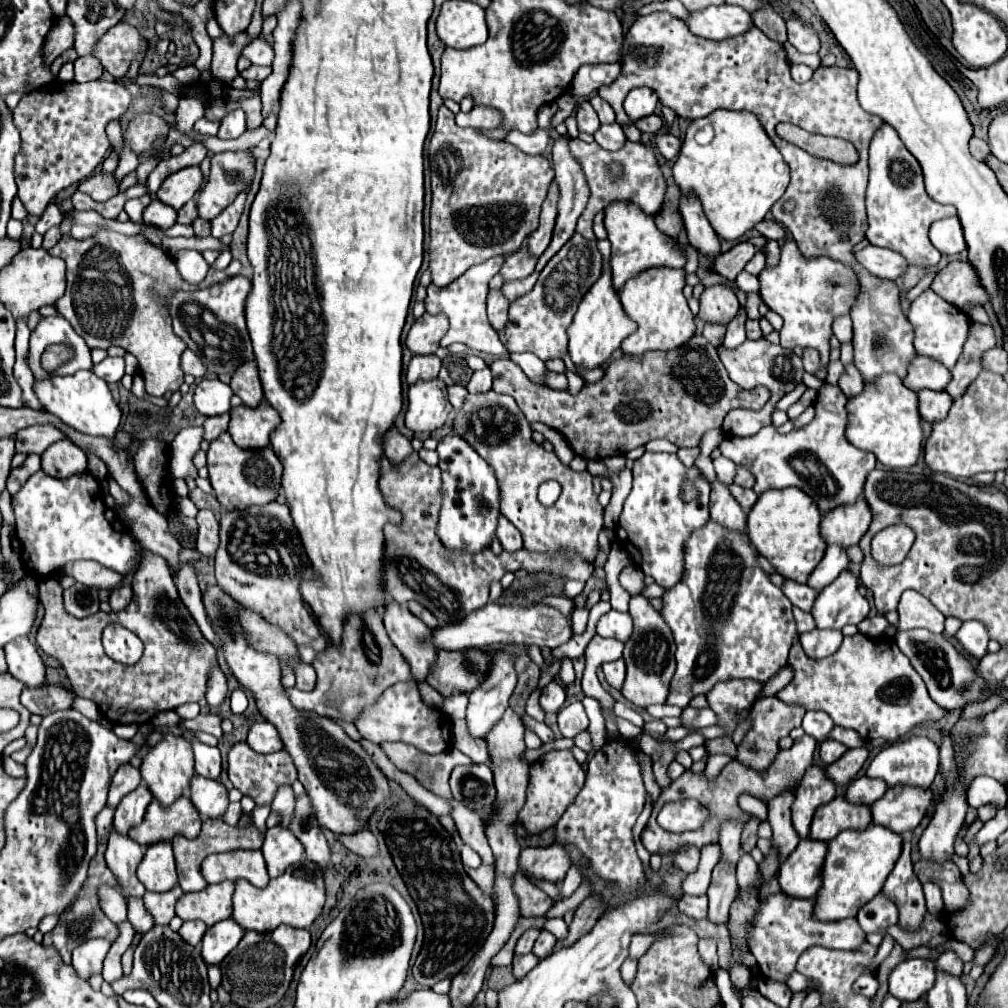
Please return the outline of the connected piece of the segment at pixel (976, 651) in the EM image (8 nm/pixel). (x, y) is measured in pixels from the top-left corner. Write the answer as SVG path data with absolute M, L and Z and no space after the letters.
M966 621L966 623L962 623L960 631L956 633L956 639L974 659L980 659L986 655L990 637L988 637L988 629L982 621Z

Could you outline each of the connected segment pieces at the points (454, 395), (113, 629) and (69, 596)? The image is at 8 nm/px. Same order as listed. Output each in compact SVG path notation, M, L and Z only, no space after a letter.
M460 385L448 387L448 397L450 397L450 403L452 403L452 407L454 407L452 417L454 417L454 413L460 411L460 405L464 405L464 395L468 395L468 391L466 391L464 387L460 387Z
M108 625L104 629L102 641L106 655L118 663L132 665L142 657L142 641L122 625Z
M76 583L74 587L64 591L64 609L78 619L90 617L98 611L98 589Z

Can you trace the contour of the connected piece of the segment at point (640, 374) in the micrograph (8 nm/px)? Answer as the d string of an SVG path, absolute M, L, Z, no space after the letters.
M694 335L688 343L676 347L676 349L668 349L668 351L648 351L648 353L644 353L642 357L626 357L626 355L620 355L620 357L616 357L614 361L608 363L608 367L606 367L606 371L604 371L604 377L602 377L600 381L596 381L596 383L586 383L578 395L572 395L568 389L566 389L566 391L558 391L558 389L550 389L550 387L546 387L546 385L538 385L538 383L530 381L530 379L522 373L522 369L520 369L518 365L514 365L510 359L496 359L496 361L490 365L490 369L492 369L492 375L494 375L494 387L492 387L492 389L494 389L496 393L512 395L512 397L516 399L518 407L522 409L522 413L526 415L526 419L528 419L530 423L532 423L532 421L540 421L540 423L544 423L544 425L556 429L556 431L568 441L568 445L572 447L572 451L574 451L576 455L580 455L580 457L584 457L584 459L598 459L598 461L600 461L600 459L606 459L606 457L612 457L612 455L626 455L628 451L632 451L632 449L636 449L636 447L642 447L642 445L646 445L646 443L652 441L652 439L668 439L668 441L674 443L676 447L688 447L688 449L690 449L690 447L700 447L702 435L704 435L706 431L710 431L710 429L720 429L720 427L722 427L722 421L724 421L724 417L728 415L730 409L736 409L736 407L760 409L760 407L768 401L768 389L758 387L758 389L754 389L754 391L746 391L746 389L742 389L740 385L736 385L736 383L728 377L728 373L726 373L722 361L720 361L720 357L718 357L716 347L710 345L702 335Z

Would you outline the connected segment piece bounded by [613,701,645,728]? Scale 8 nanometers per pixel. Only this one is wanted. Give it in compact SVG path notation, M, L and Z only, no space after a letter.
M616 701L613 706L616 716L632 722L634 725L643 728L645 721L636 711L628 707L625 703Z

